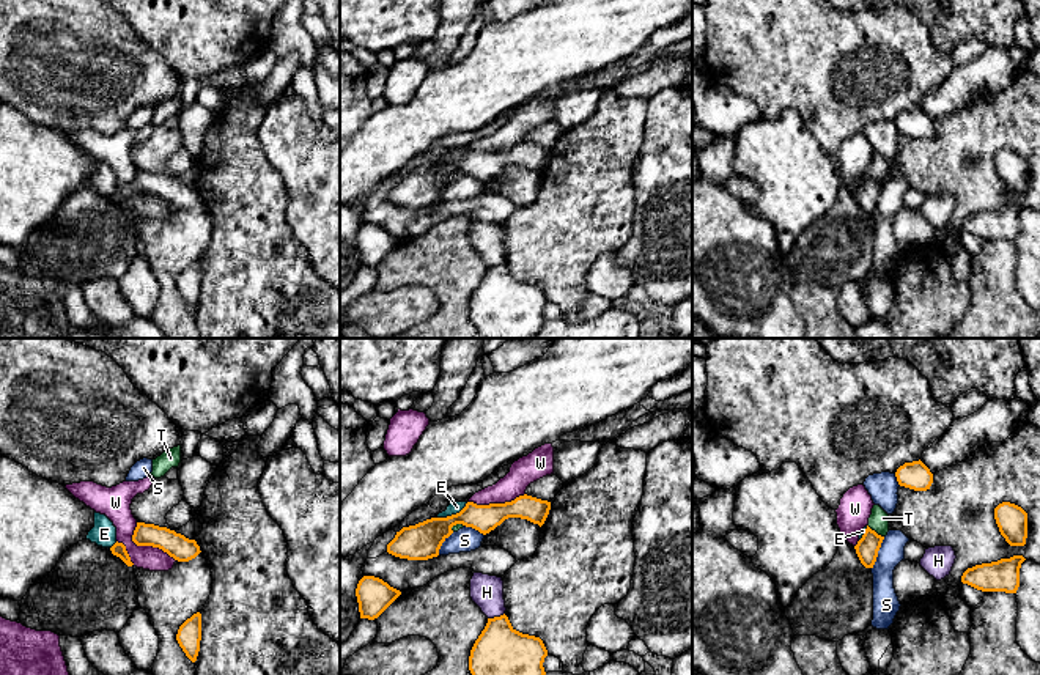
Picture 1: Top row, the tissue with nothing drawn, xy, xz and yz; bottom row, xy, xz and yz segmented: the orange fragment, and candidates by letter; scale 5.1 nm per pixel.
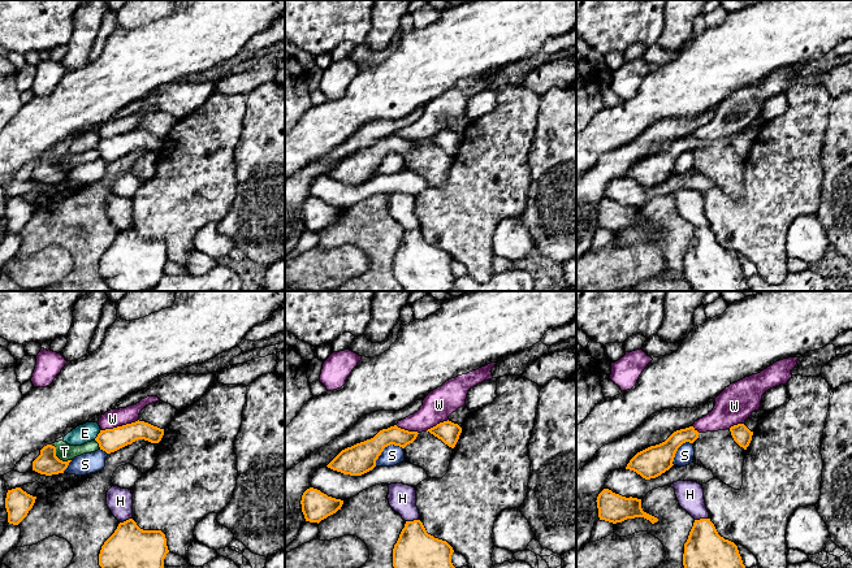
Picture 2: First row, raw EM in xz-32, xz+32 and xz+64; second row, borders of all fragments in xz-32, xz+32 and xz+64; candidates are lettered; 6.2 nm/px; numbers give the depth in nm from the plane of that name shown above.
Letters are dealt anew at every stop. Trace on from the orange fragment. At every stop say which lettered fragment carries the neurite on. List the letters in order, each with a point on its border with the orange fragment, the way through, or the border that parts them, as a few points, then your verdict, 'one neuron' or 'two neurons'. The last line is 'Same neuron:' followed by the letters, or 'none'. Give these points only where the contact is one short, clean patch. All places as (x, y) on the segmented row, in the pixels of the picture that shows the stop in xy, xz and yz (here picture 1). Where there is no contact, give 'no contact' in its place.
E: xz (452, 515) | two neurons
H: xz (496, 617) | two neurons
S: yz (877, 553) | two neurons
T: yz (874, 531) | two neurons
W: xy (145, 545) | two neurons
Same neuron: none

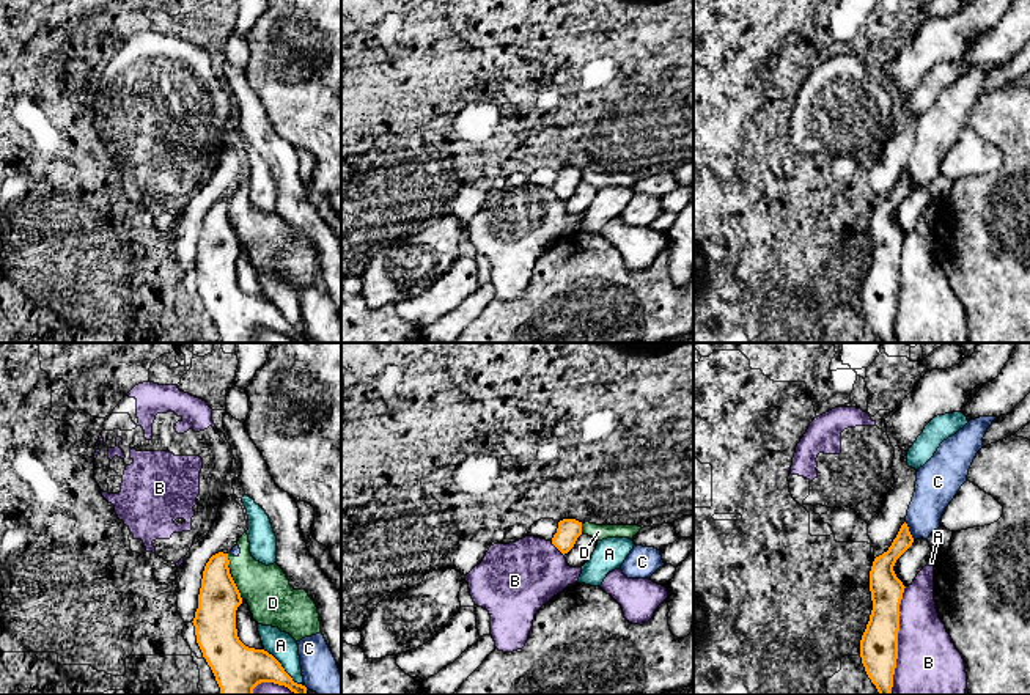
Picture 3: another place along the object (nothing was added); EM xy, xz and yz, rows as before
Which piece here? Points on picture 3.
A: xy (283, 669) | two neurons
B: yz (897, 639) | two neurons
C: yz (908, 530) | two neurons
D: xy (236, 588) | along xy (231, 577), (242, 598) | two neurons
Same neuron: none

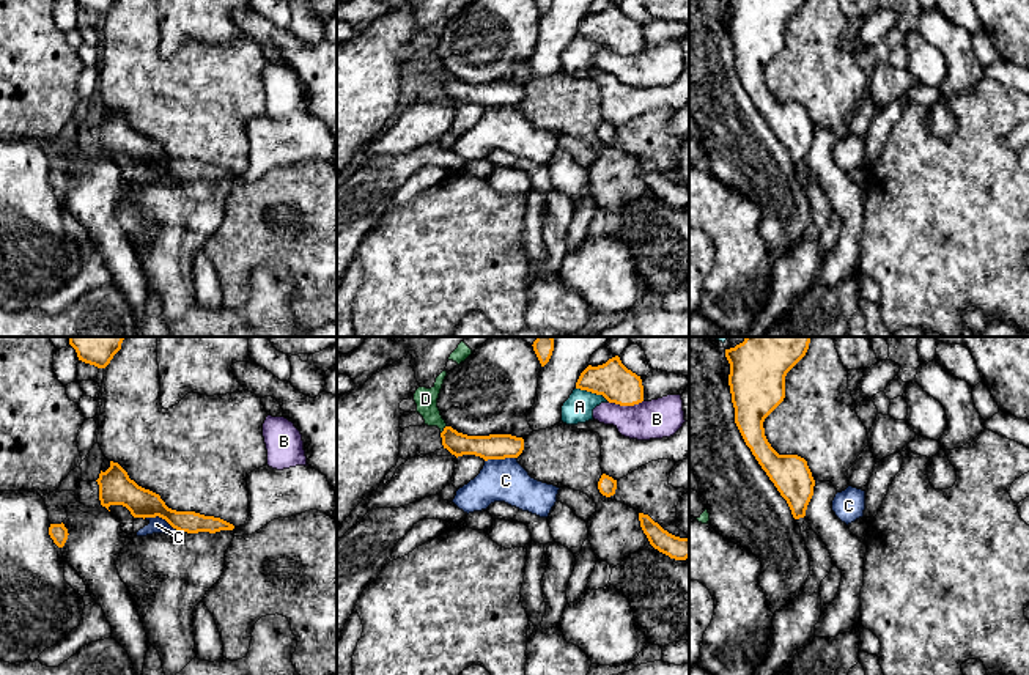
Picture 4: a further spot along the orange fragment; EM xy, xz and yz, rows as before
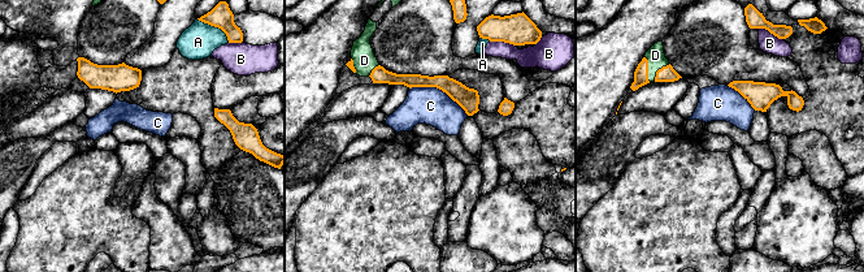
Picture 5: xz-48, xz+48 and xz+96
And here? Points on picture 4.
A: xz (592, 392) | two neurons
B: xz (625, 405) | two neurons
C: xy (161, 516) | along xy (143, 518), (161, 516), (177, 529) | two neurons
D: xz (444, 430) | across xz (488, 447), (458, 444), (444, 430), (431, 416), (425, 398) | one neuron
Same neuron: D

